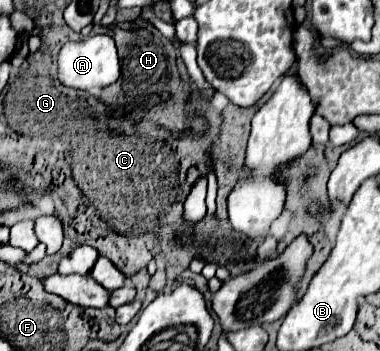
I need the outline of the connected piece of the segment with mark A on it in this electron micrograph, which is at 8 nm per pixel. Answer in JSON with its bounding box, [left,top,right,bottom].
[57,32,121,90]

